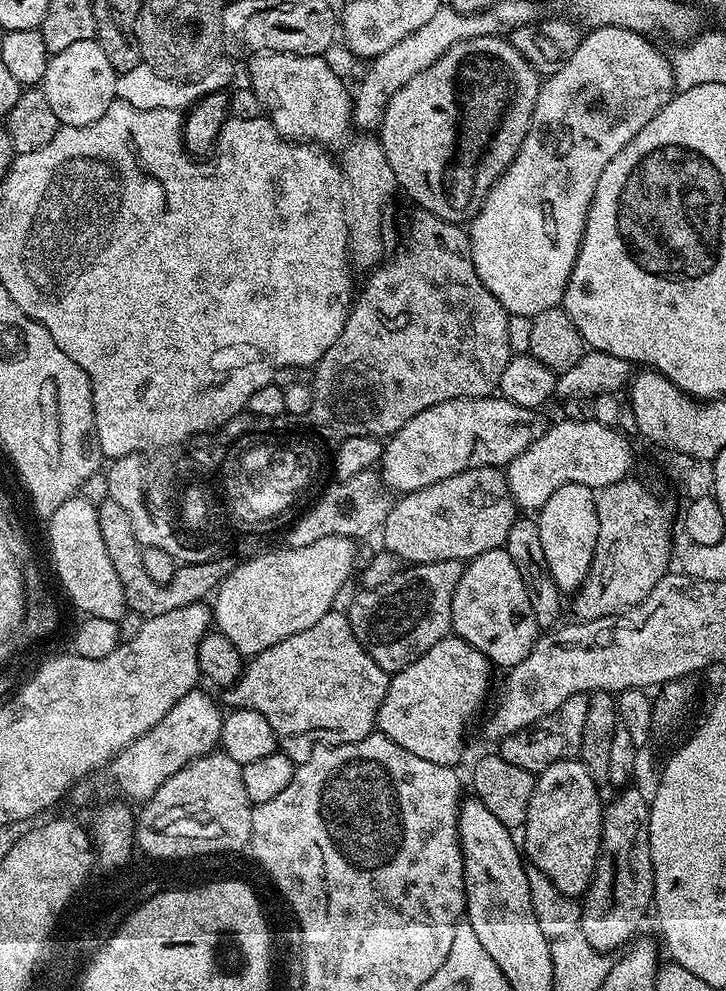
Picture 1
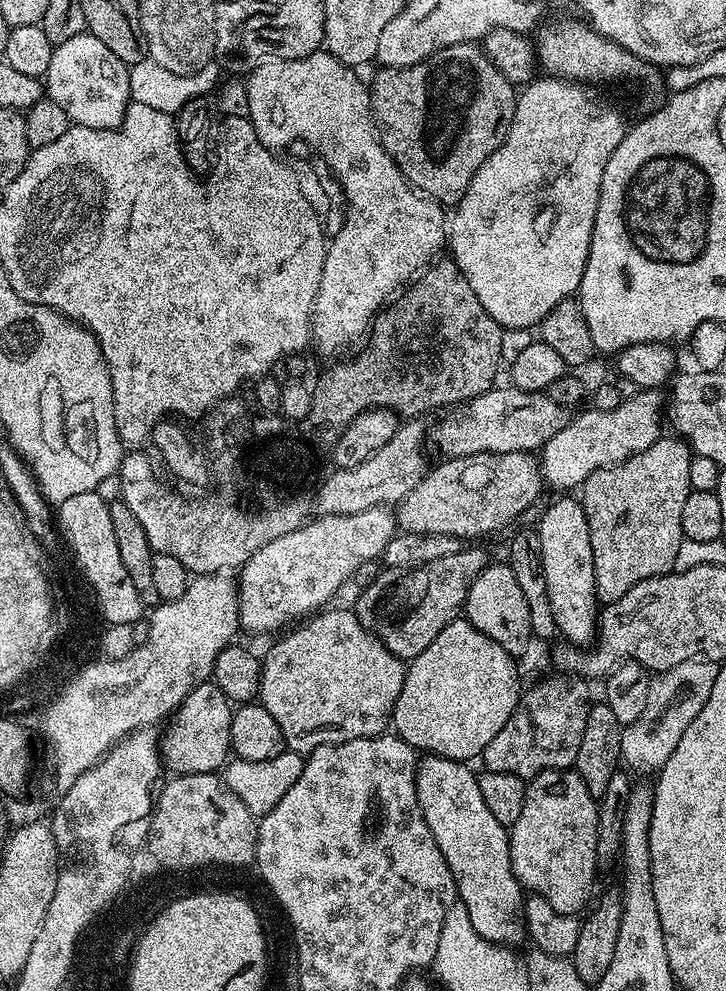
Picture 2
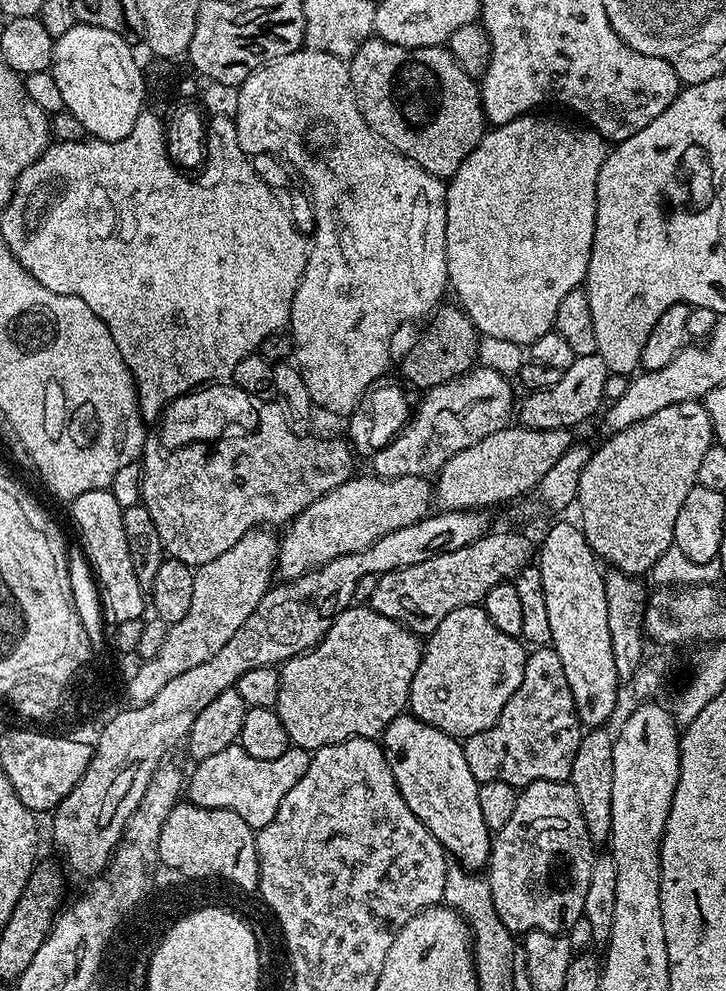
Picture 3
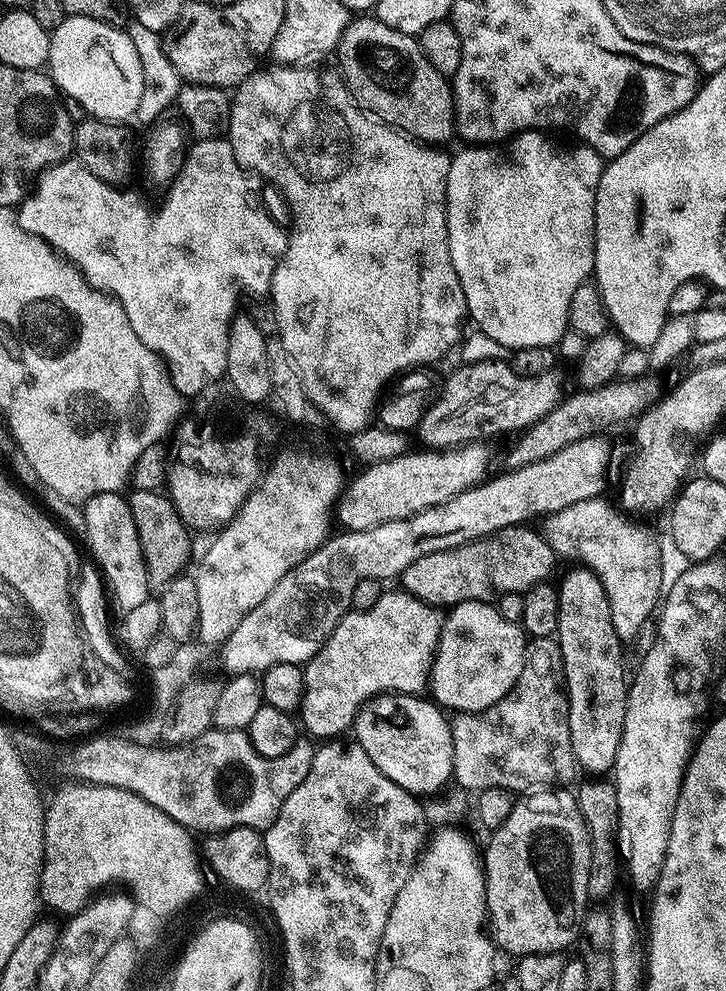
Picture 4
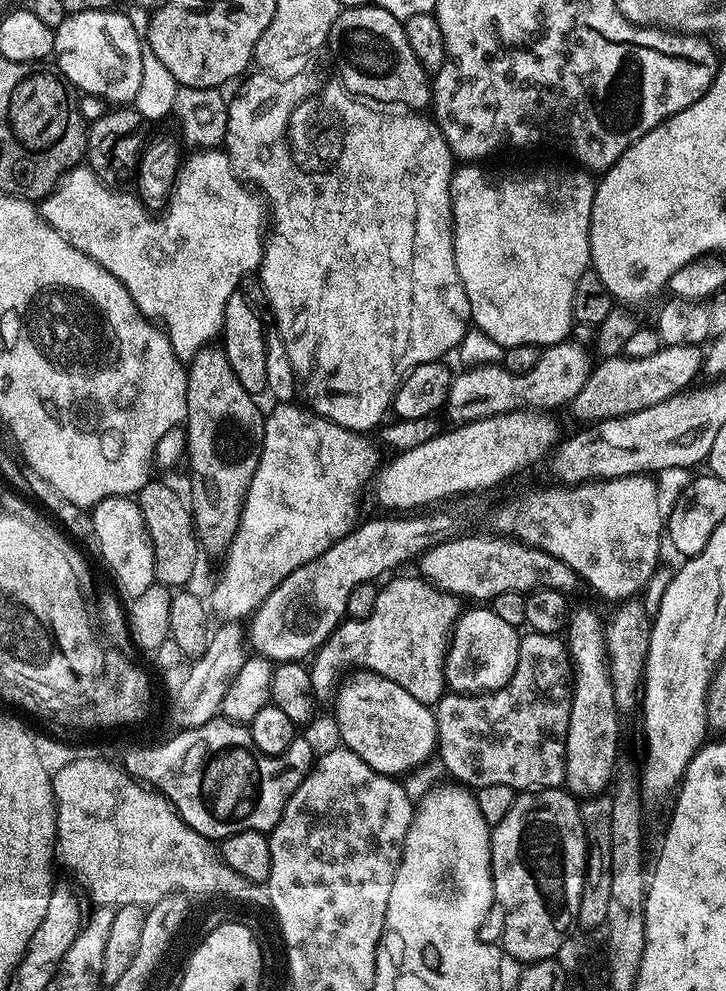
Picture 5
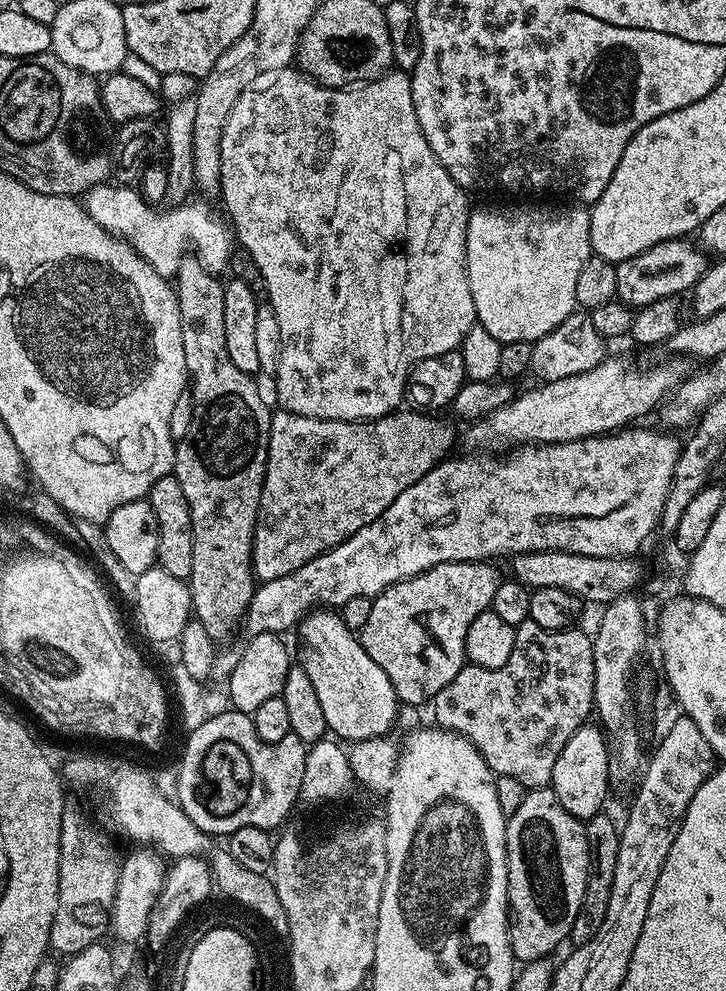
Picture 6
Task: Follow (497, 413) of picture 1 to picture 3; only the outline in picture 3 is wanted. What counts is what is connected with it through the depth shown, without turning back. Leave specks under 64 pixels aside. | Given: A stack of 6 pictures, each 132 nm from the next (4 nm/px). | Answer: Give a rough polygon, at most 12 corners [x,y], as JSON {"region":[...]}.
{"region":[[599,354],[577,356],[560,380],[518,406],[525,428],[567,428],[605,403]]}

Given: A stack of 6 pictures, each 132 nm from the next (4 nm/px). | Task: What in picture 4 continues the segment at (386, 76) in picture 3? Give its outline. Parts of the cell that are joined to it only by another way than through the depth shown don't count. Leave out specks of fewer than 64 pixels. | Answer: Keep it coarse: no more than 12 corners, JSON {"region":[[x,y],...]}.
{"region":[[374,14],[349,19],[338,55],[396,52],[396,77],[372,84],[375,115],[425,146],[456,130],[449,77],[421,41]]}

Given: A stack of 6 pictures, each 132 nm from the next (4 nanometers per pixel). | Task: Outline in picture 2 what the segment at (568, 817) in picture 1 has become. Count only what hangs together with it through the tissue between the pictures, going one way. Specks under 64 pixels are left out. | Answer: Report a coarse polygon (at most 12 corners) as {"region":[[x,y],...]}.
{"region":[[574,770],[527,781],[510,826],[521,889],[576,916],[598,869],[598,800]]}

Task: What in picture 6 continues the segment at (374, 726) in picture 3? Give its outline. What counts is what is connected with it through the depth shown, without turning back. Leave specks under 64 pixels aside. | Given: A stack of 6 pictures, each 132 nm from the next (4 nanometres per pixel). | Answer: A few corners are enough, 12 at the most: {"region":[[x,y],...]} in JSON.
{"region":[[452,560],[391,584],[358,632],[401,705],[464,667],[495,563]]}

